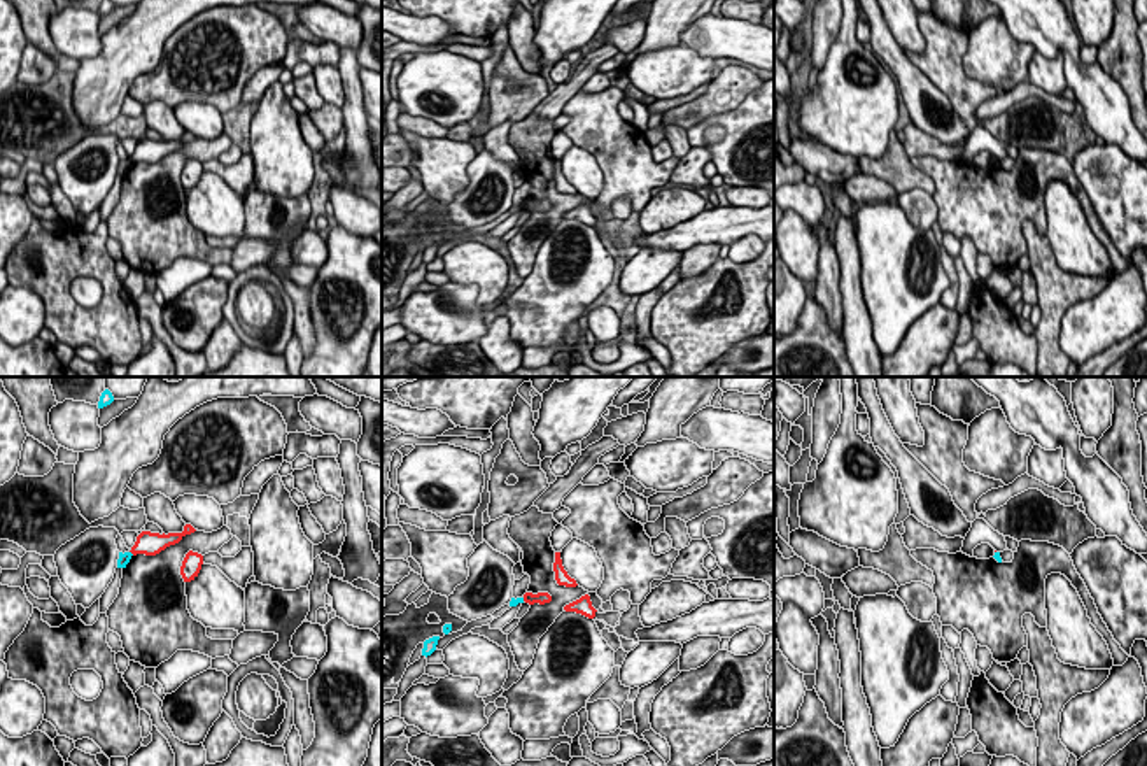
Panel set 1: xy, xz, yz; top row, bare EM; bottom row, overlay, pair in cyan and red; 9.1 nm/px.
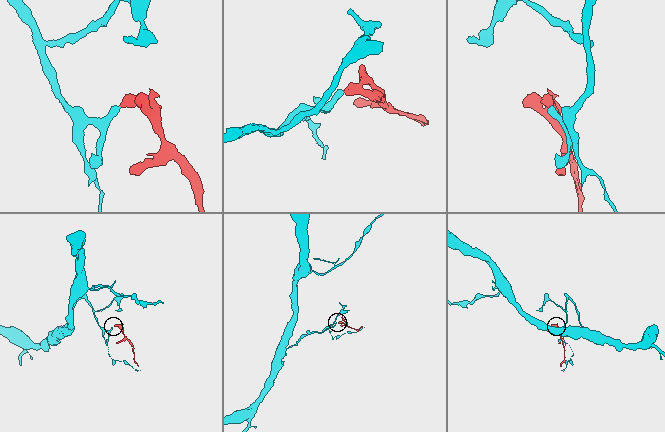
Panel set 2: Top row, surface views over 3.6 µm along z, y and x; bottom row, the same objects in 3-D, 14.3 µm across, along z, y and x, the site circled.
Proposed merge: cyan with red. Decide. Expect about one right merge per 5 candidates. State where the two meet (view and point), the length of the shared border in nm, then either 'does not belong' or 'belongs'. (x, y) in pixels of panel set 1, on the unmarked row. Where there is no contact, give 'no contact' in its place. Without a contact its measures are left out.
no contact; does not belong

